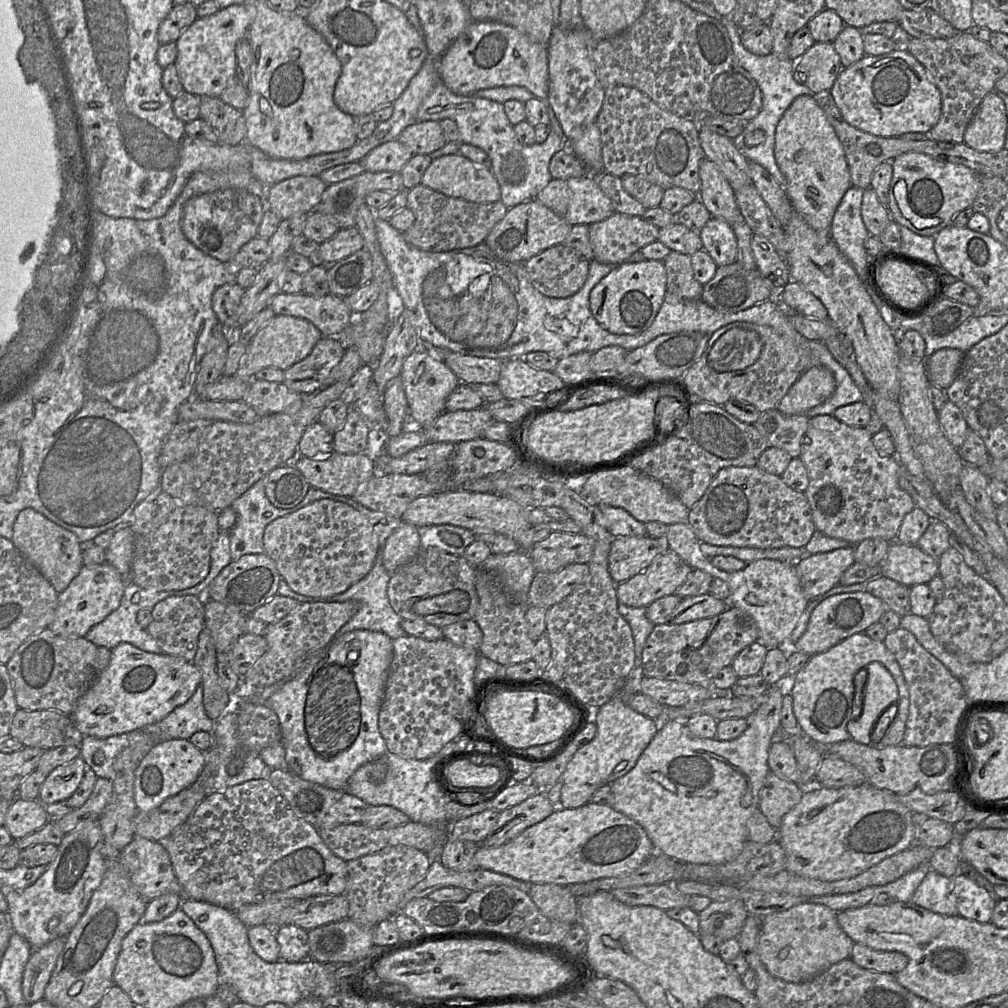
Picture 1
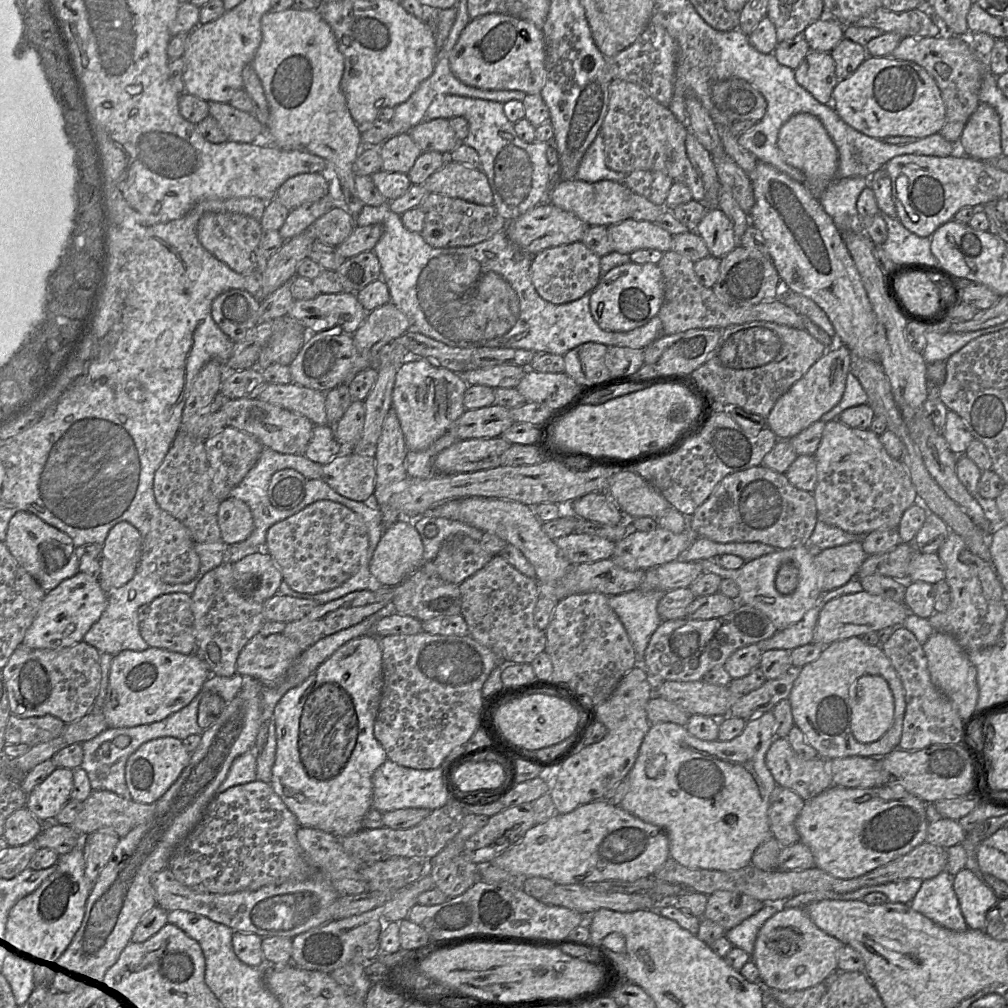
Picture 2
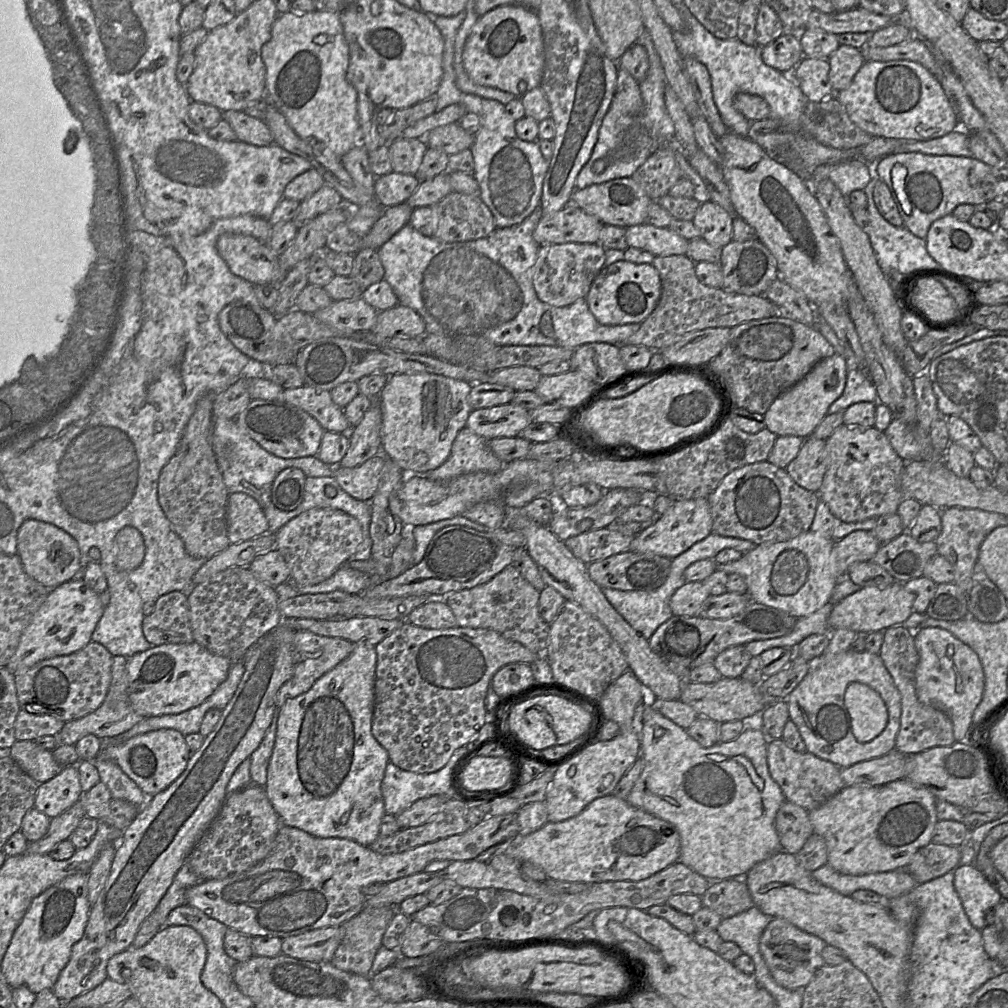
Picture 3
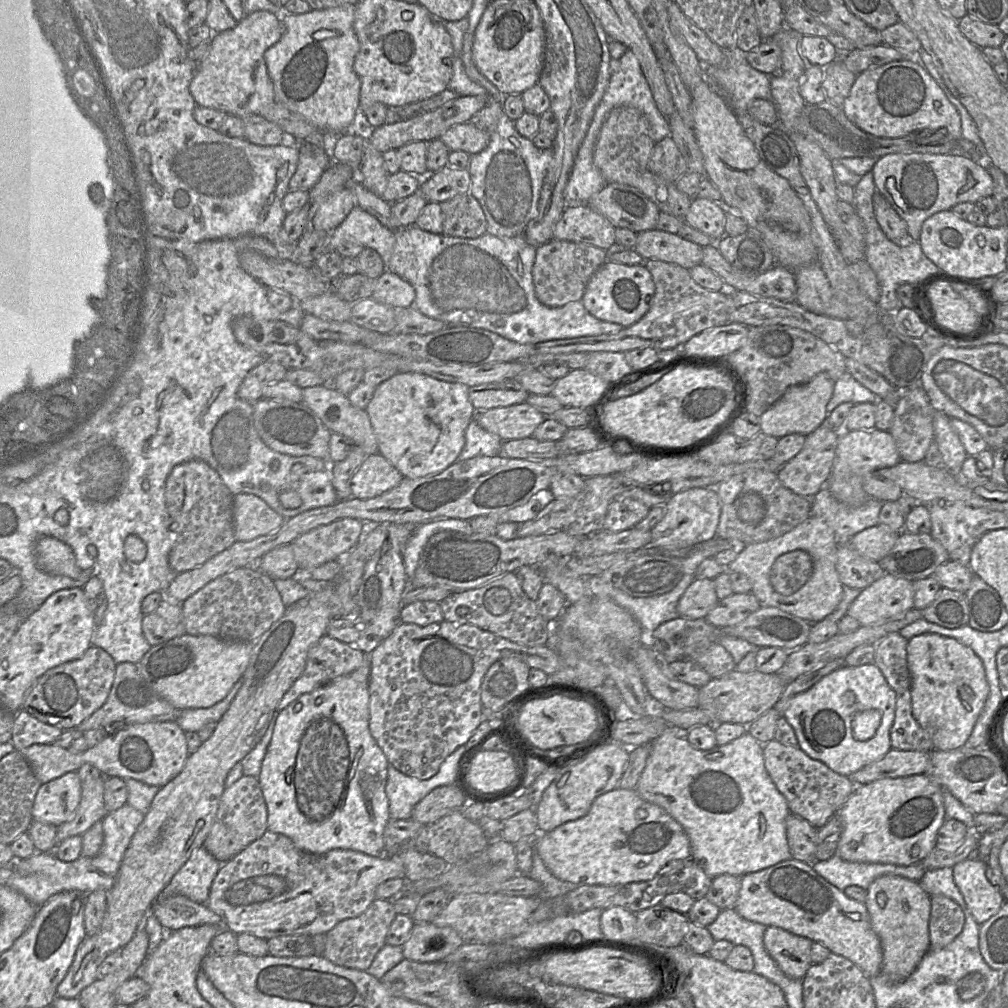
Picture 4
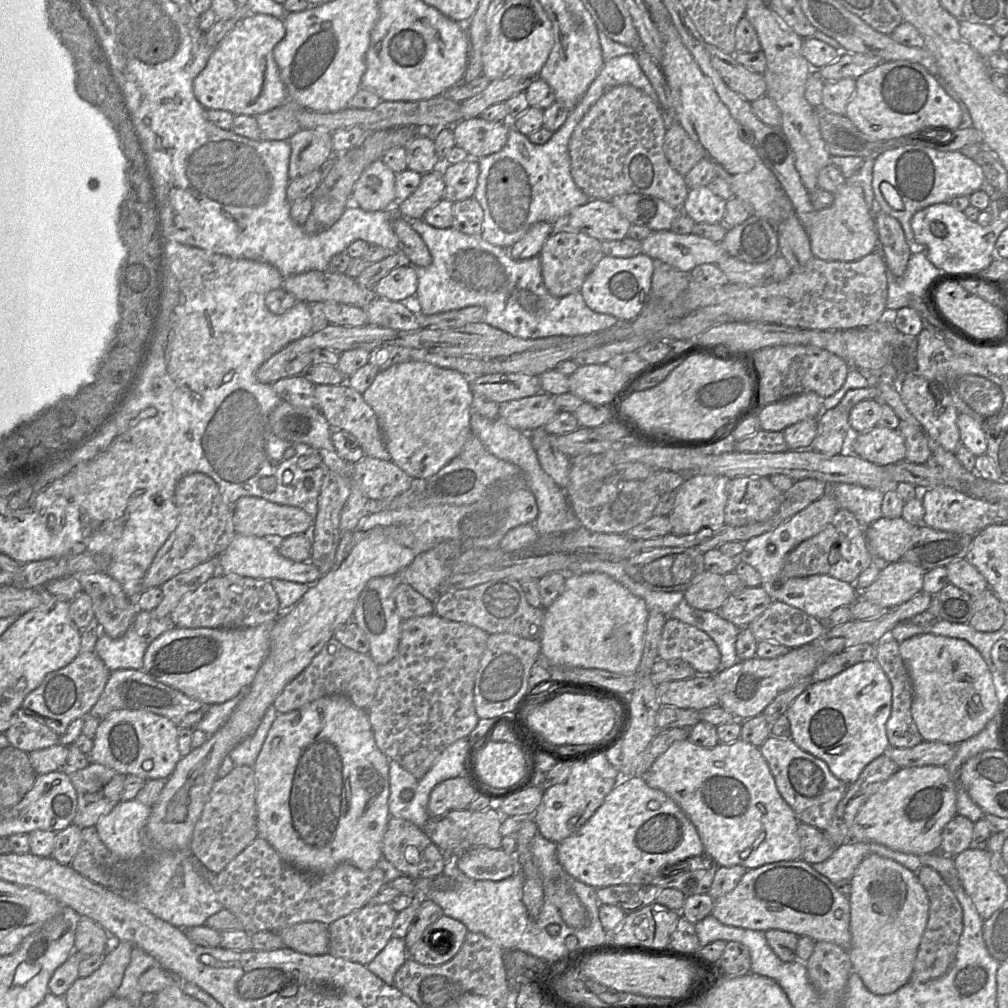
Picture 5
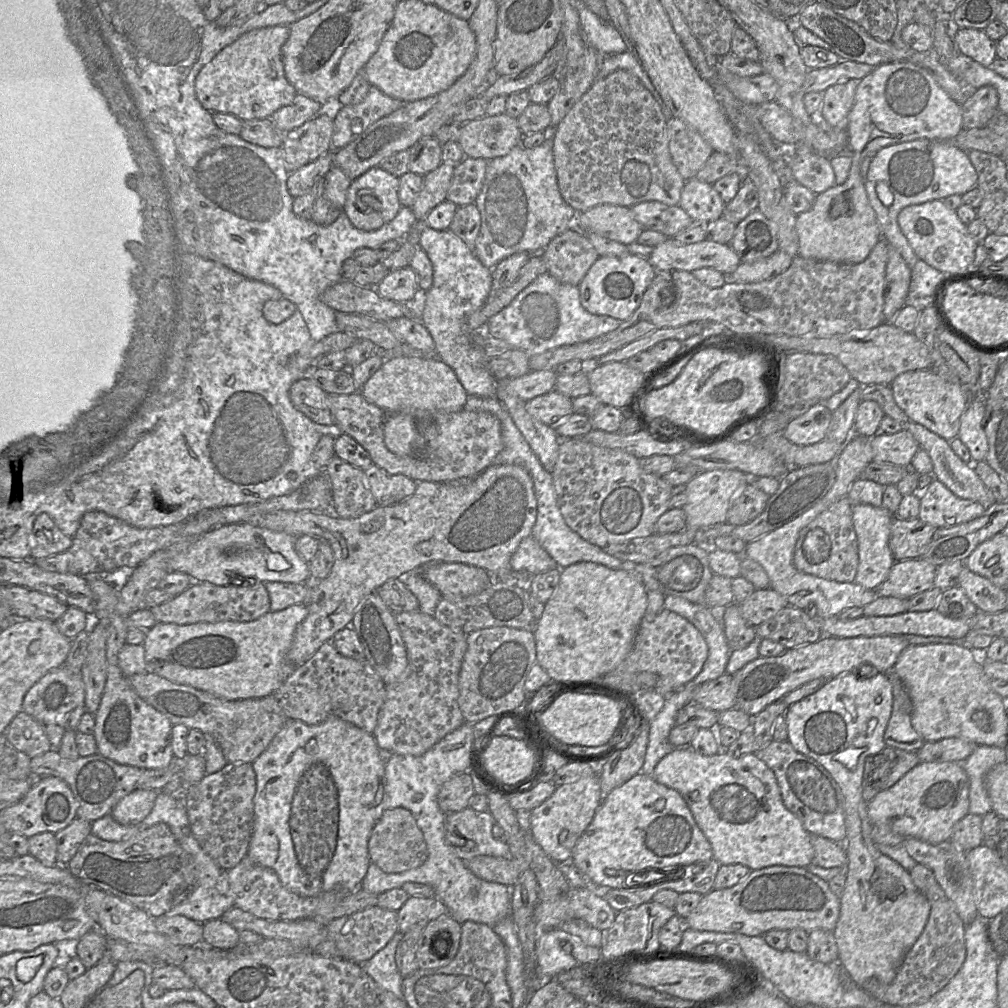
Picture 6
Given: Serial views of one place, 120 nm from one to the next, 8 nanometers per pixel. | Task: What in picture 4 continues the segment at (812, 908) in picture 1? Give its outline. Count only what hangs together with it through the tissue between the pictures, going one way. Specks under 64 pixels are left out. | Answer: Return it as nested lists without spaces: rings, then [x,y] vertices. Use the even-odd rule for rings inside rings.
[[[768,926],[764,933],[767,952],[781,971],[793,979],[802,980],[813,964],[810,956],[812,944],[811,939],[776,926]]]

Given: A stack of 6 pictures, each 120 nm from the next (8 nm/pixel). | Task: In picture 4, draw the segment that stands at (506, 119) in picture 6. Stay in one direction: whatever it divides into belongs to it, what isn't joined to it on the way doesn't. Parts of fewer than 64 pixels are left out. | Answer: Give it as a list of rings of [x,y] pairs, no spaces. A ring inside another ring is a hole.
[[[466,122],[452,126],[439,139],[450,151],[464,151],[473,156],[488,146],[490,136],[487,130]]]

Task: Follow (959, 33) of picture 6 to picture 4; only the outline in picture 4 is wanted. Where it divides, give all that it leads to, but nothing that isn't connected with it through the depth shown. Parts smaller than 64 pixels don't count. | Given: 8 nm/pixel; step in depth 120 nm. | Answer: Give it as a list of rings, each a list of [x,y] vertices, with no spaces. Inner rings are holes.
[[[968,14],[958,20],[958,26],[961,33],[980,49],[999,47],[1006,37],[997,25],[981,22]]]

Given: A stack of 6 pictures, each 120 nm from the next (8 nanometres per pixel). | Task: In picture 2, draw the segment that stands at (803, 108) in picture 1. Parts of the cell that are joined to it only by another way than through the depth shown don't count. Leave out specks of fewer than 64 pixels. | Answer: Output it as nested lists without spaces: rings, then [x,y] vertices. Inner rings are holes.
[[[799,113],[792,116],[778,133],[777,145],[785,162],[801,171],[805,176],[802,183],[819,200],[822,193],[837,175],[838,151],[822,122],[814,115]]]

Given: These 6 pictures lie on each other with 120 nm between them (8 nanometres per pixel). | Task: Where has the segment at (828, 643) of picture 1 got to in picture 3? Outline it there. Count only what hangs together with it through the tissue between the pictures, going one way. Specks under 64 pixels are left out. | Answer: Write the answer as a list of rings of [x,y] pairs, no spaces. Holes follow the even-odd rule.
[[[894,582],[884,589],[861,587],[859,591],[847,596],[833,607],[828,618],[829,631],[850,629],[857,633],[870,633],[885,631],[892,626],[902,626],[901,624],[914,611],[913,602],[914,596],[906,591],[900,582]]]

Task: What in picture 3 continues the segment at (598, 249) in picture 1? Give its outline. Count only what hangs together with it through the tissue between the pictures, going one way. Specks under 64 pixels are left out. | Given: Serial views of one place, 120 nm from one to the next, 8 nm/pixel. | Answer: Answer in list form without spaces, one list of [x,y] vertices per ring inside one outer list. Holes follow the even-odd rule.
[[[643,223],[626,228],[626,242],[654,256],[671,256],[686,255],[689,241],[669,228]]]

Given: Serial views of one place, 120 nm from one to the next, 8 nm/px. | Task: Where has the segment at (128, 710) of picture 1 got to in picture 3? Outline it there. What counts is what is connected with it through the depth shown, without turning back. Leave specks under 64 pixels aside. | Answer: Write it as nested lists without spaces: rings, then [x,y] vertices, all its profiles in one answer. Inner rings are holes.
[[[193,641],[162,644],[128,658],[128,697],[143,718],[179,714],[202,704],[226,680],[232,662]]]

